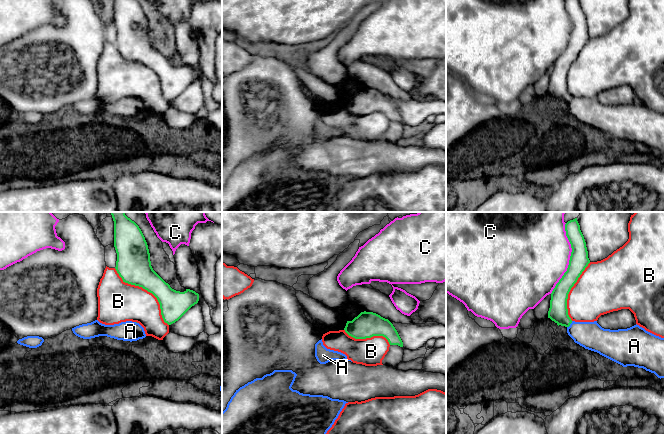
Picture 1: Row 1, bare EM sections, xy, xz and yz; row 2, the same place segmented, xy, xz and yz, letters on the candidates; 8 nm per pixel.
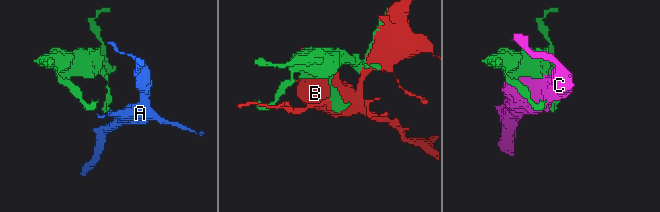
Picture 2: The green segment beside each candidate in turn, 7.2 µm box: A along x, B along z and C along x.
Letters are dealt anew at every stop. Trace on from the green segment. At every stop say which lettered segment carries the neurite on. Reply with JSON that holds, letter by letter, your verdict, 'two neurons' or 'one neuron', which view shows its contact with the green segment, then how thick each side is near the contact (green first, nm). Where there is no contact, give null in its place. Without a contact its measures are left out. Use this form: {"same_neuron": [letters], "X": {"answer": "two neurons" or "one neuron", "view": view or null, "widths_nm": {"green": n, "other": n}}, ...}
{"same_neuron": [], "A": {"answer": "two neurons", "view": "yz", "widths_nm": {"green": 160, "other": 220}}, "B": {"answer": "two neurons", "view": "xy", "widths_nm": {"green": 280, "other": 320}}, "C": {"answer": "two neurons", "view": "yz", "widths_nm": {"green": 150, "other": 480}}}

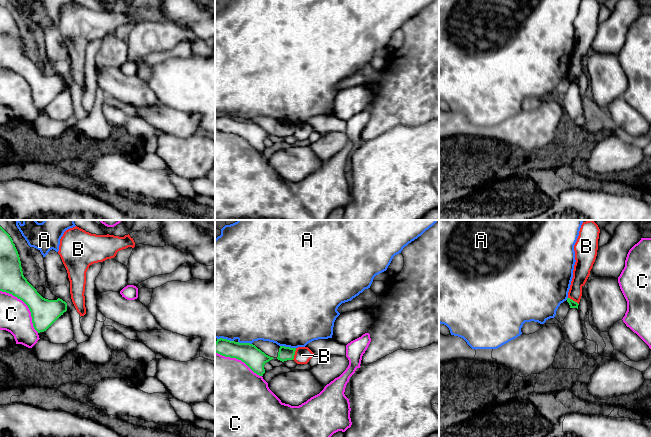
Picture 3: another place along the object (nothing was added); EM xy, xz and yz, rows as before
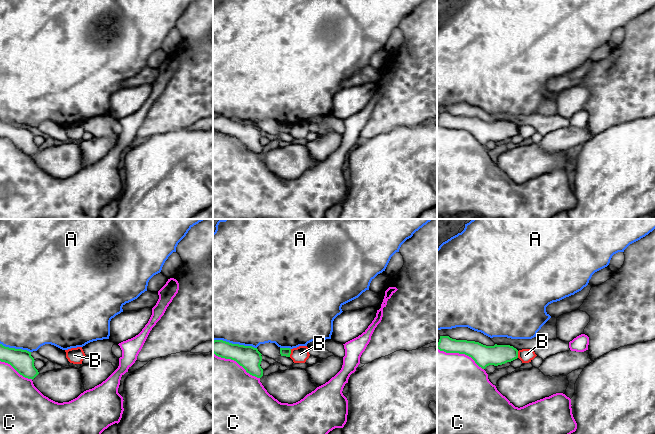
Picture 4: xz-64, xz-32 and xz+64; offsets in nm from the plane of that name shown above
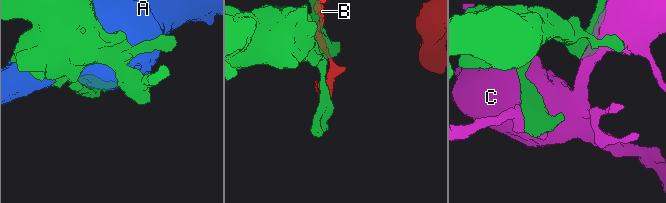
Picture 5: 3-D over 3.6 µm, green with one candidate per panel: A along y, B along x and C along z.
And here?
{"same_neuron": [], "A": {"answer": "two neurons", "view": "xz", "widths_nm": {"green": 110, "other": 500}}, "B": {"answer": "two neurons", "view": "xz", "widths_nm": {"green": 110, "other": 130}}, "C": {"answer": "two neurons", "view": "xy", "widths_nm": {"green": 220, "other": 260}}}

